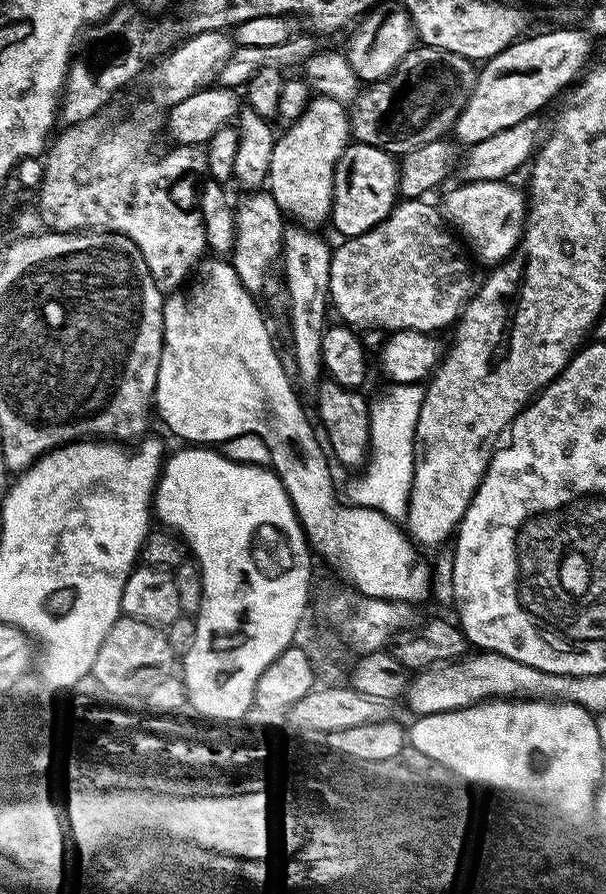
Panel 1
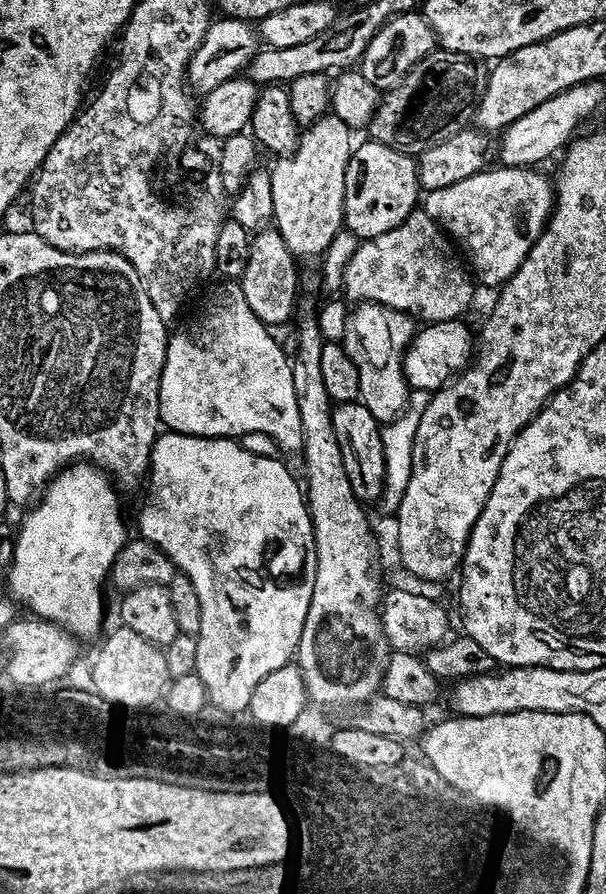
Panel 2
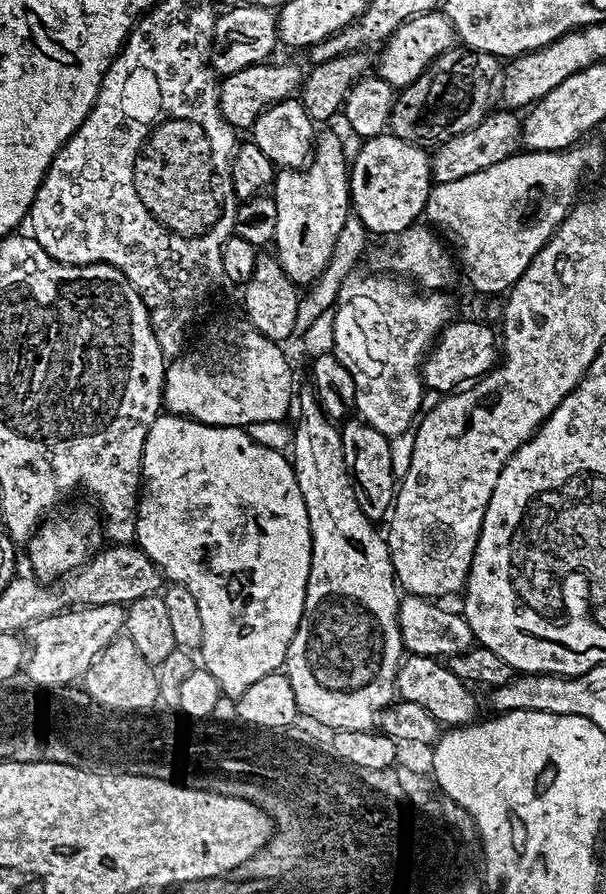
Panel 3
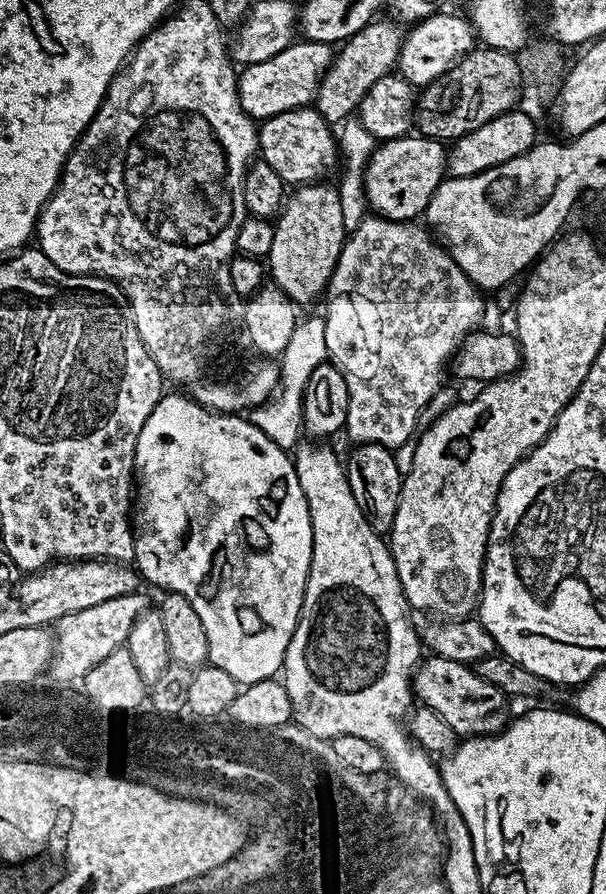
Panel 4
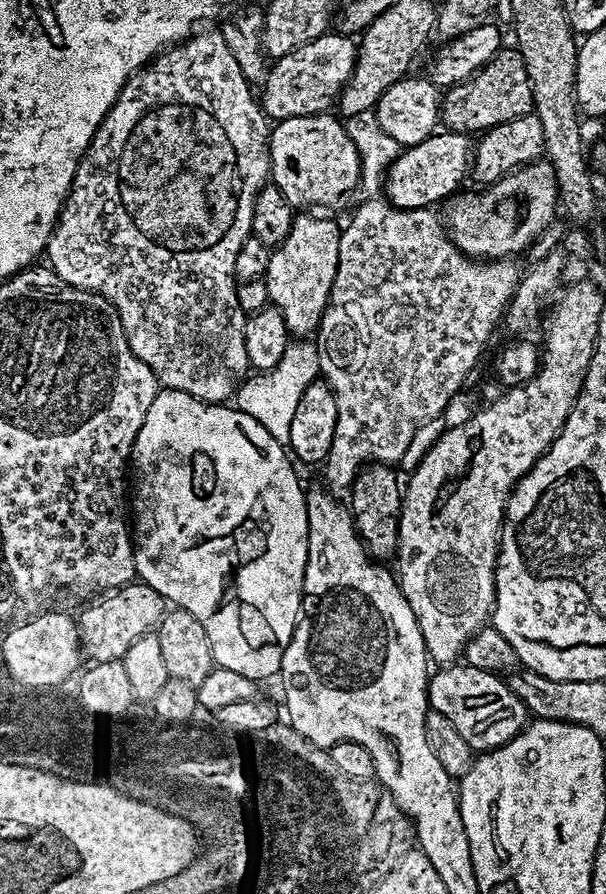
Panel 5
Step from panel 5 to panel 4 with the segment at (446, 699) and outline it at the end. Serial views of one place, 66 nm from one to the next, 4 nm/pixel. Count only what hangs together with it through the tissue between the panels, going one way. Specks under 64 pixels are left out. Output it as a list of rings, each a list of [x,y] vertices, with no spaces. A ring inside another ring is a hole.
[[[429,655],[416,665],[416,671],[412,674],[412,691],[423,707],[442,714],[442,718],[450,722],[457,737],[467,738],[473,735],[472,716],[480,719],[480,724],[484,727],[481,729],[485,733],[495,733],[501,727],[500,719],[504,716],[503,702],[505,703],[506,697],[498,686],[490,686],[485,680],[481,680],[476,675],[475,667],[459,664],[450,658]]]

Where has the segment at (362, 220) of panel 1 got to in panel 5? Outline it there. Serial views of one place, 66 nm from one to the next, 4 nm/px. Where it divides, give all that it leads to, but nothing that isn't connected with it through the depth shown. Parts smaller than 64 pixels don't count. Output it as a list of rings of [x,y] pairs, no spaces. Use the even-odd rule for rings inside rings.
[[[444,130],[426,137],[422,142],[405,147],[388,165],[386,175],[383,177],[382,192],[388,203],[393,204],[395,208],[424,208],[435,205],[435,200],[443,201],[453,195],[459,189],[456,187],[463,182],[464,176],[466,180],[466,173],[470,168],[470,140],[469,144],[468,140],[469,137],[465,133]]]

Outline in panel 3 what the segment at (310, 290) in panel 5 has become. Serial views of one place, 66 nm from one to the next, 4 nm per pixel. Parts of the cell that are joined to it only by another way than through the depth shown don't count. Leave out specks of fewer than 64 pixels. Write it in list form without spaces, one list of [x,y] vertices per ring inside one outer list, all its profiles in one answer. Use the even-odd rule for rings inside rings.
[[[332,132],[315,137],[311,157],[304,167],[277,171],[274,199],[278,206],[278,230],[274,255],[297,286],[312,284],[330,262],[342,224],[350,215],[349,171],[350,161],[343,153],[341,137]]]

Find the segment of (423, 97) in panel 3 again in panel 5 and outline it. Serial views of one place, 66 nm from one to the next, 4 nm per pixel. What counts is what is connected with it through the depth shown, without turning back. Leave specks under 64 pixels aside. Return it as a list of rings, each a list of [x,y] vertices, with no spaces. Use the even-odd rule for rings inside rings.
[[[514,46],[501,47],[488,64],[460,83],[449,87],[442,96],[442,124],[445,129],[465,134],[483,133],[502,122],[535,111],[533,92],[526,74],[525,60]]]

